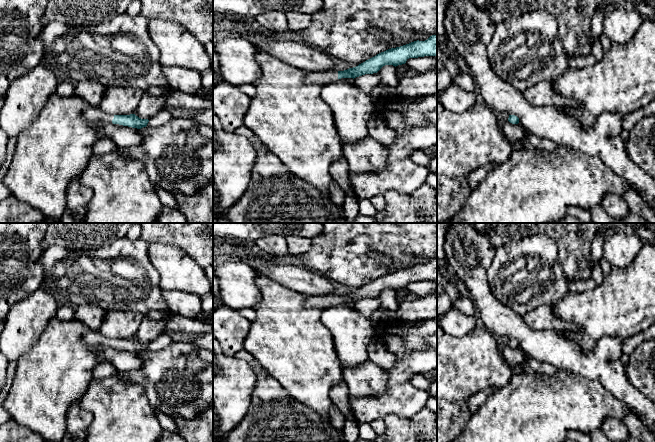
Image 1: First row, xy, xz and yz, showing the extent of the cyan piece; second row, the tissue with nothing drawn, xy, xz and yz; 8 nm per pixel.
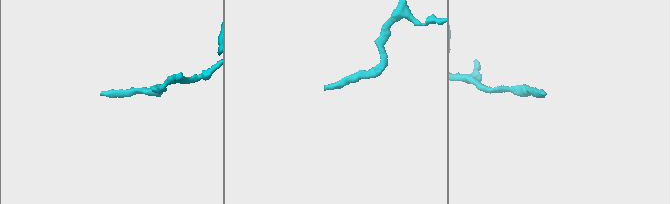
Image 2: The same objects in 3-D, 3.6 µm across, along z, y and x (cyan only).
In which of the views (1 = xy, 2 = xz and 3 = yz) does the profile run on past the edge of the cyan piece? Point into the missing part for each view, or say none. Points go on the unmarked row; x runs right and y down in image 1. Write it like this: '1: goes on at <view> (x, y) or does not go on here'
1: goes on at xy (56, 372)
2: goes on at xz (288, 339)
3: does not go on here

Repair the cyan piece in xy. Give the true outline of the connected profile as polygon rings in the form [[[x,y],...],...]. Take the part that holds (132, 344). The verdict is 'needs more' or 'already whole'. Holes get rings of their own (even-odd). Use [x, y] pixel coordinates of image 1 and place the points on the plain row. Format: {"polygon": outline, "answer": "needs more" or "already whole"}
{"polygon": [[[50,319],[32,349],[17,362],[16,373],[3,406],[13,422],[36,432],[44,442],[61,442],[66,432],[67,413],[71,405],[80,400],[93,380],[93,369],[101,360],[94,347],[106,346],[141,353],[149,344],[135,338],[113,339],[104,337],[99,331],[92,330],[77,319],[61,321]]], "answer": "needs more"}

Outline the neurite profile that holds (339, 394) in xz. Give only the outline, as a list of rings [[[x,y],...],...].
[[[344,381],[331,389],[330,398],[346,419],[354,418],[350,405],[349,388]]]

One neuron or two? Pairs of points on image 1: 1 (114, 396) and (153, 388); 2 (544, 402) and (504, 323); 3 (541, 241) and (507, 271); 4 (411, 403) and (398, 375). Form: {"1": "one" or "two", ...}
{"1": "two", "2": "two", "3": "one", "4": "one"}

